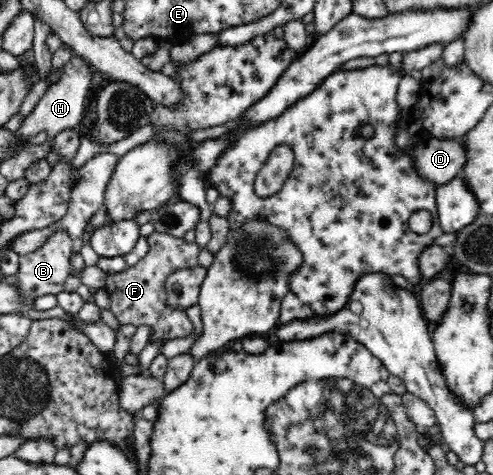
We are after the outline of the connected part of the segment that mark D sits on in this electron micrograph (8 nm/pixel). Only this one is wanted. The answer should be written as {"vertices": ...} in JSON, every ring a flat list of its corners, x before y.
{"vertices":[[425,136,412,151,414,164,418,166,422,178,428,178,436,185,452,181,463,173,468,157,468,148,464,137,442,139]]}

